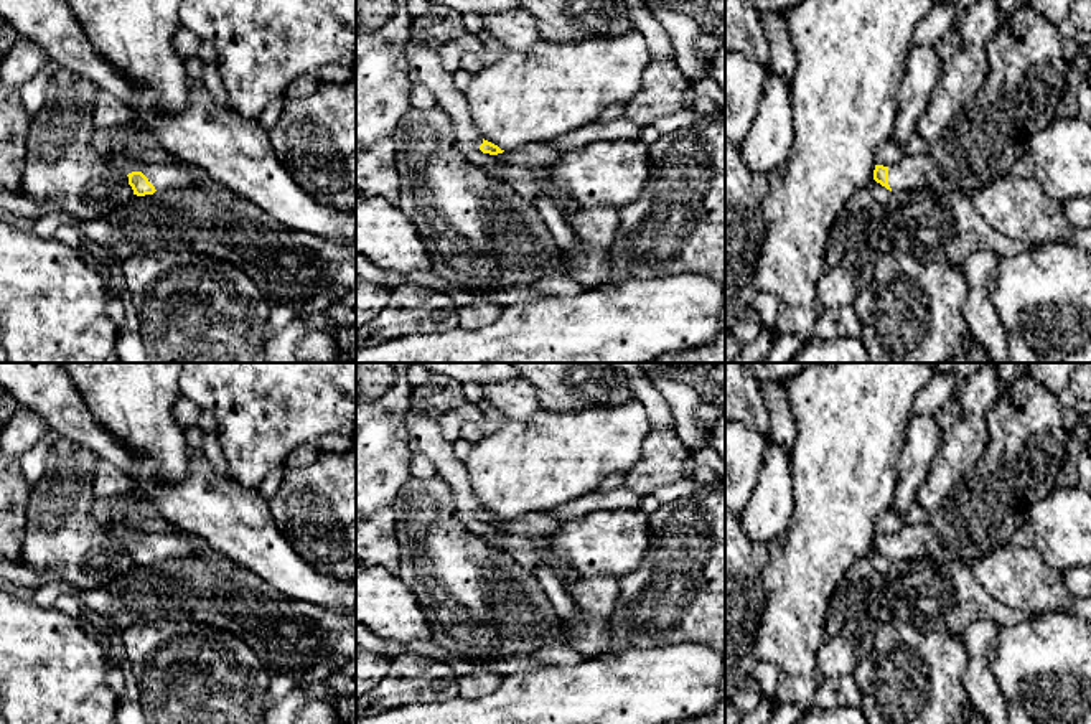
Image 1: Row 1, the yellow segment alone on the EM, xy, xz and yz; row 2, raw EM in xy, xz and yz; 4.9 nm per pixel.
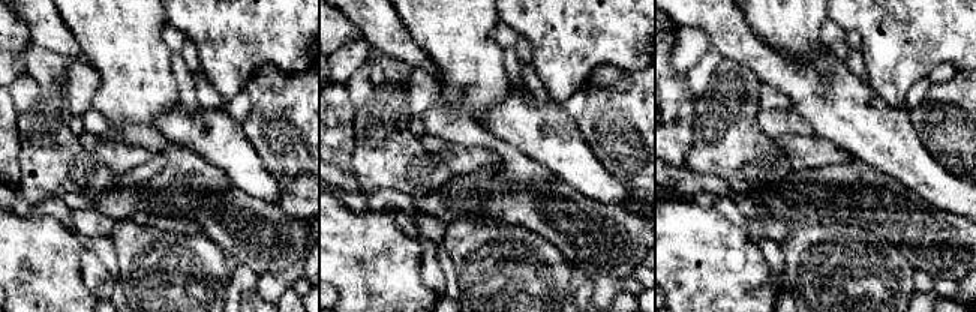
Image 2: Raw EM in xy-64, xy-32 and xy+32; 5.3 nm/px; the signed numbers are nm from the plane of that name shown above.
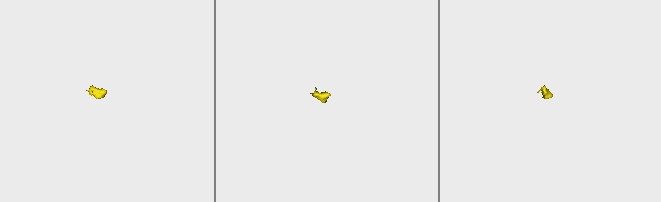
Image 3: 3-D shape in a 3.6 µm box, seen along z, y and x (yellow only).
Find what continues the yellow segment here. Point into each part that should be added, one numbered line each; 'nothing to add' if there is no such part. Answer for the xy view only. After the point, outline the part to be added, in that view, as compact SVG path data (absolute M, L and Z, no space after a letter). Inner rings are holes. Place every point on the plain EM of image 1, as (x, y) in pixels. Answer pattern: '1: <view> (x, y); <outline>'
1: xy (163, 545); M135 529L133 541L142 541L157 561L191 556L194 548L181 534L173 531Z

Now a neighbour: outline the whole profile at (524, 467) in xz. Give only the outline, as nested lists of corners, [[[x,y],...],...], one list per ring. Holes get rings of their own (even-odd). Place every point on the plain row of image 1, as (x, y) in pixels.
[[[638,399],[605,409],[544,409],[529,422],[506,419],[496,432],[471,445],[465,463],[483,508],[511,521],[582,498],[597,491],[606,477],[628,472],[641,458],[649,432]]]

